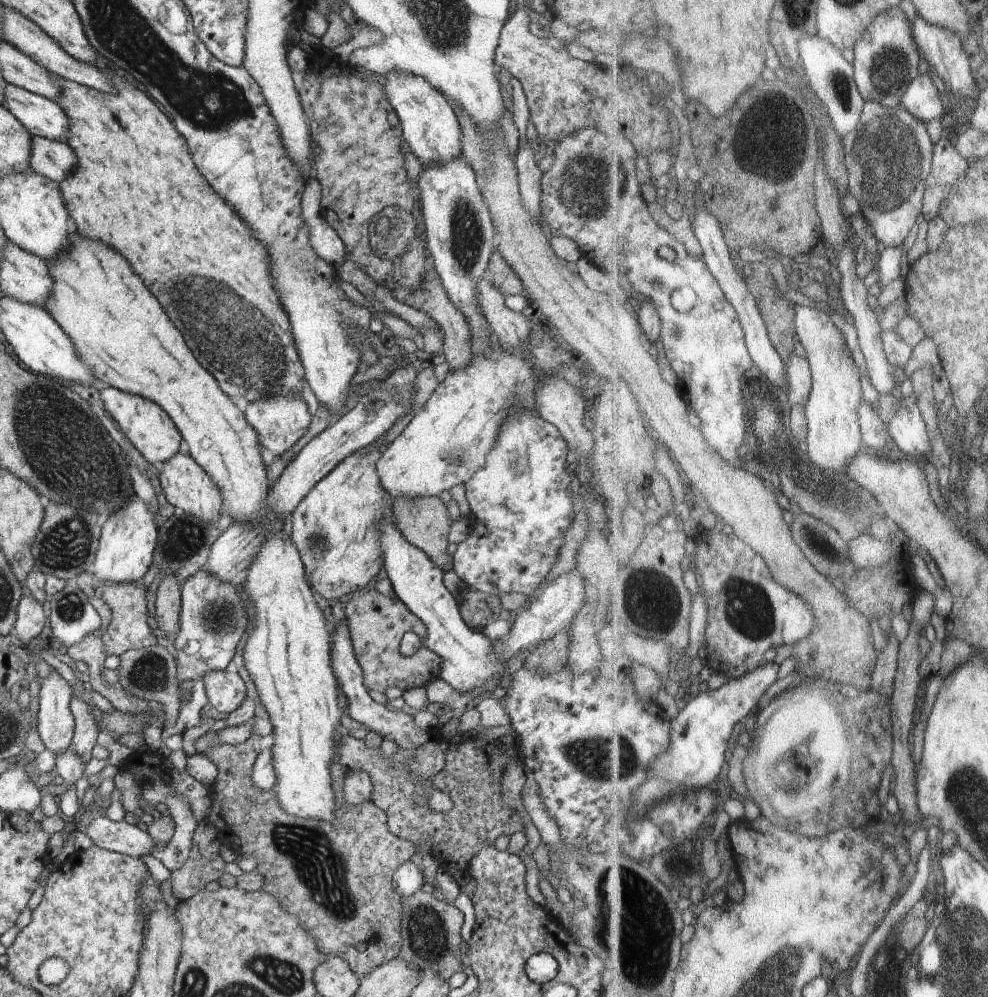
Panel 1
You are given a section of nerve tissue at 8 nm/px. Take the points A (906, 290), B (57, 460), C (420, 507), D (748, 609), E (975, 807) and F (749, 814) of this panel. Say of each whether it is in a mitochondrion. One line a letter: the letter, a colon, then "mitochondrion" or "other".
A: other
B: mitochondrion
C: other
D: mitochondrion
E: mitochondrion
F: other

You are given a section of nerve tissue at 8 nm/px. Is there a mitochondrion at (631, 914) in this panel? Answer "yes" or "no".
yes

